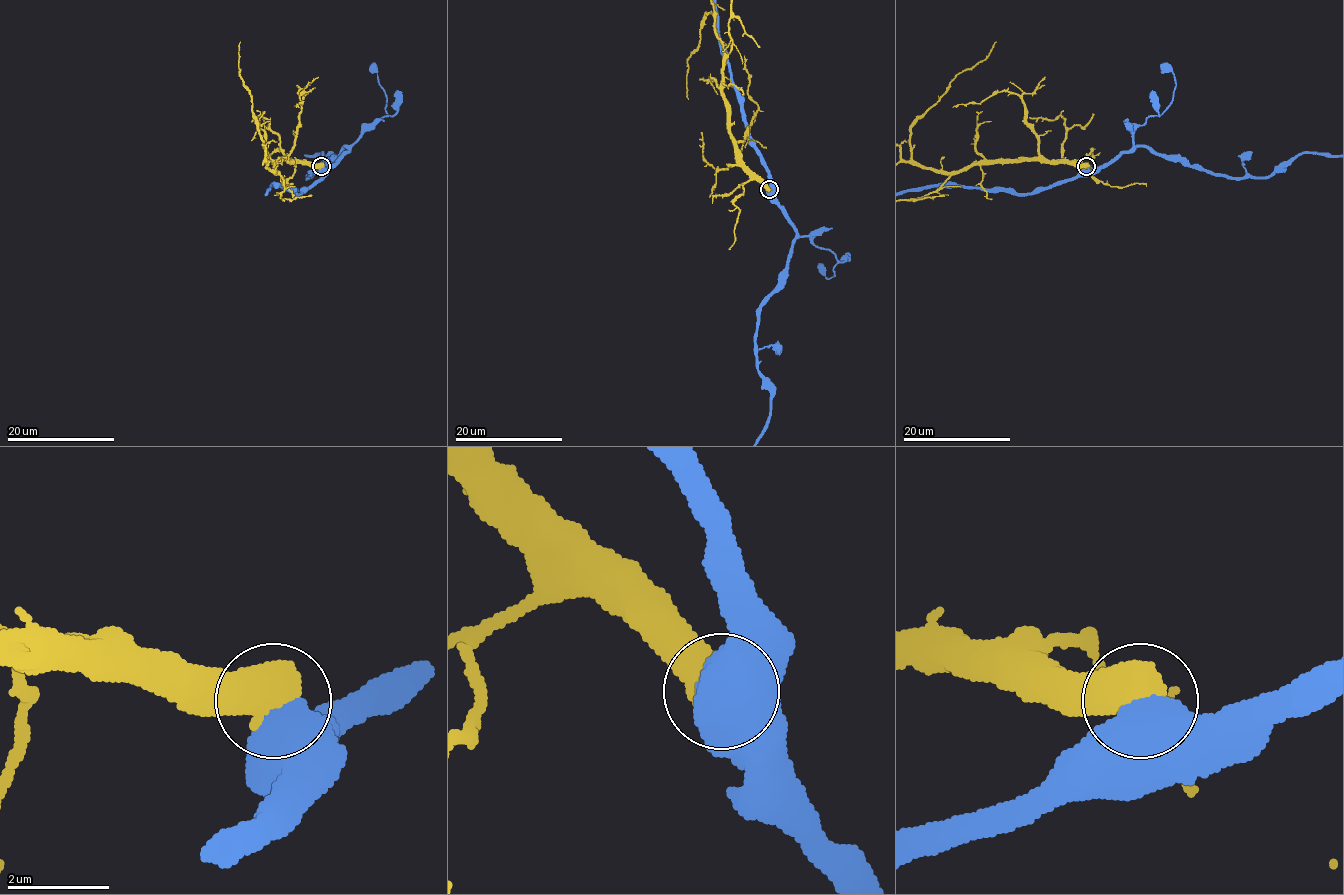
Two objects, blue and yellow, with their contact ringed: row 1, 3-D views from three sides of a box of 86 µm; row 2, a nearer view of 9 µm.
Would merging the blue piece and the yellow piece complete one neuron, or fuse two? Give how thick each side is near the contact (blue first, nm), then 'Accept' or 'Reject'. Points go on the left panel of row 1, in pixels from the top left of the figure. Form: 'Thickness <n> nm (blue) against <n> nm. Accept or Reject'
Thickness 700 nm (blue) against 750 nm. Reject

